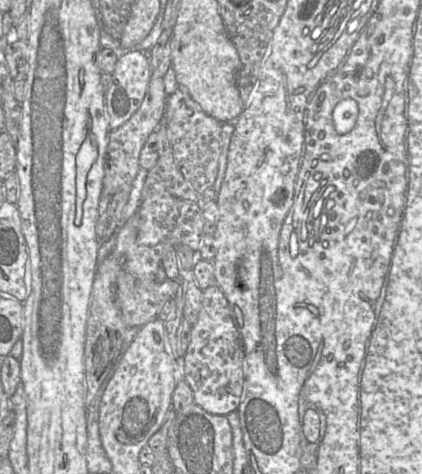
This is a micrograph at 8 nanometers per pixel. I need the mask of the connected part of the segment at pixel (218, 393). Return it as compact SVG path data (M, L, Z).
M217 285L202 291L198 319L192 326L191 339L181 364L183 380L190 386L196 405L215 415L237 412L244 393L243 347L231 307Z

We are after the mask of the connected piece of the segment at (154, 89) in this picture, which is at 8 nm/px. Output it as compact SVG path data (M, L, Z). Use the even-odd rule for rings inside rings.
M153 76L150 79L145 98L140 108L122 126L110 130L105 155L105 174L103 178L103 192L114 195L123 188L131 188L140 170L140 153L150 134L163 123L166 100L163 78Z

